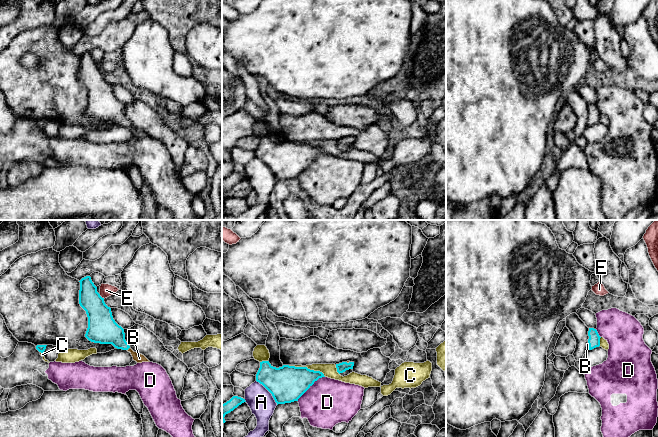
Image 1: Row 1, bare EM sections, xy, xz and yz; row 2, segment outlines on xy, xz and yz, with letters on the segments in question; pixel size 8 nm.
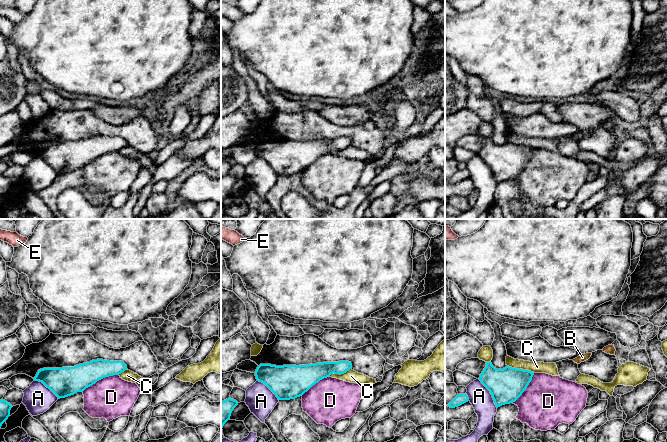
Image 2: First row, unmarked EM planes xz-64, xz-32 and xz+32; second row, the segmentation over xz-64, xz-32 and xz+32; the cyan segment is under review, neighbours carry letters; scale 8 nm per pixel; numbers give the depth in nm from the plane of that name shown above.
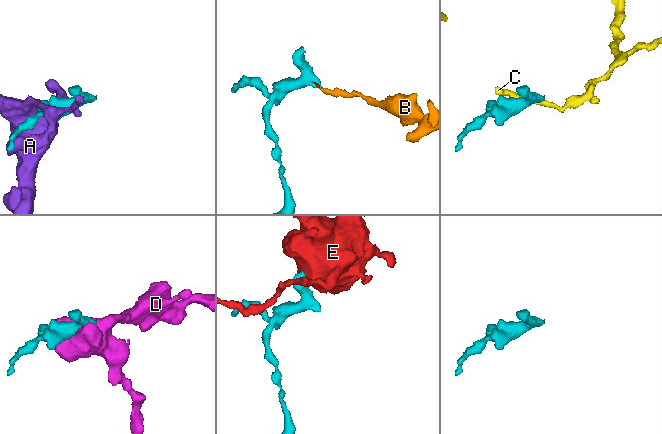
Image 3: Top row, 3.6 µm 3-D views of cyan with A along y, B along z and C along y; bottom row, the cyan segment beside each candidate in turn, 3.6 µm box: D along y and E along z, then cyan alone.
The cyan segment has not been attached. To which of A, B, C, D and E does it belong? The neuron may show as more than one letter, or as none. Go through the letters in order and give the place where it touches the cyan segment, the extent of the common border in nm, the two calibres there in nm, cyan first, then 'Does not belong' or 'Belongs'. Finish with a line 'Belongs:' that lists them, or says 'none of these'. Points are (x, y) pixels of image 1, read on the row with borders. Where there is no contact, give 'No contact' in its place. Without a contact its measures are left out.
A: Touches cyan at xz (269, 391). Shared border 260 nm. Thickness 300 nm (cyan) against 200 nm. Does not belong
B: Touches cyan at xy (128, 348). Shared border 40 nm. Thickness 220 nm (cyan) against 80 nm. Belongs
C: Touches cyan at xz (306, 367). Shared border 320 nm. Thickness 300 nm (cyan) against 110 nm. Does not belong
D: Touches cyan at xz (311, 385). Shared border 300 nm. Thickness 300 nm (cyan) against 380 nm. Does not belong
E: Touches cyan at xy (100, 296). Shared border 70 nm. Thickness 220 nm (cyan) against 110 nm. Does not belong
Belongs: B

